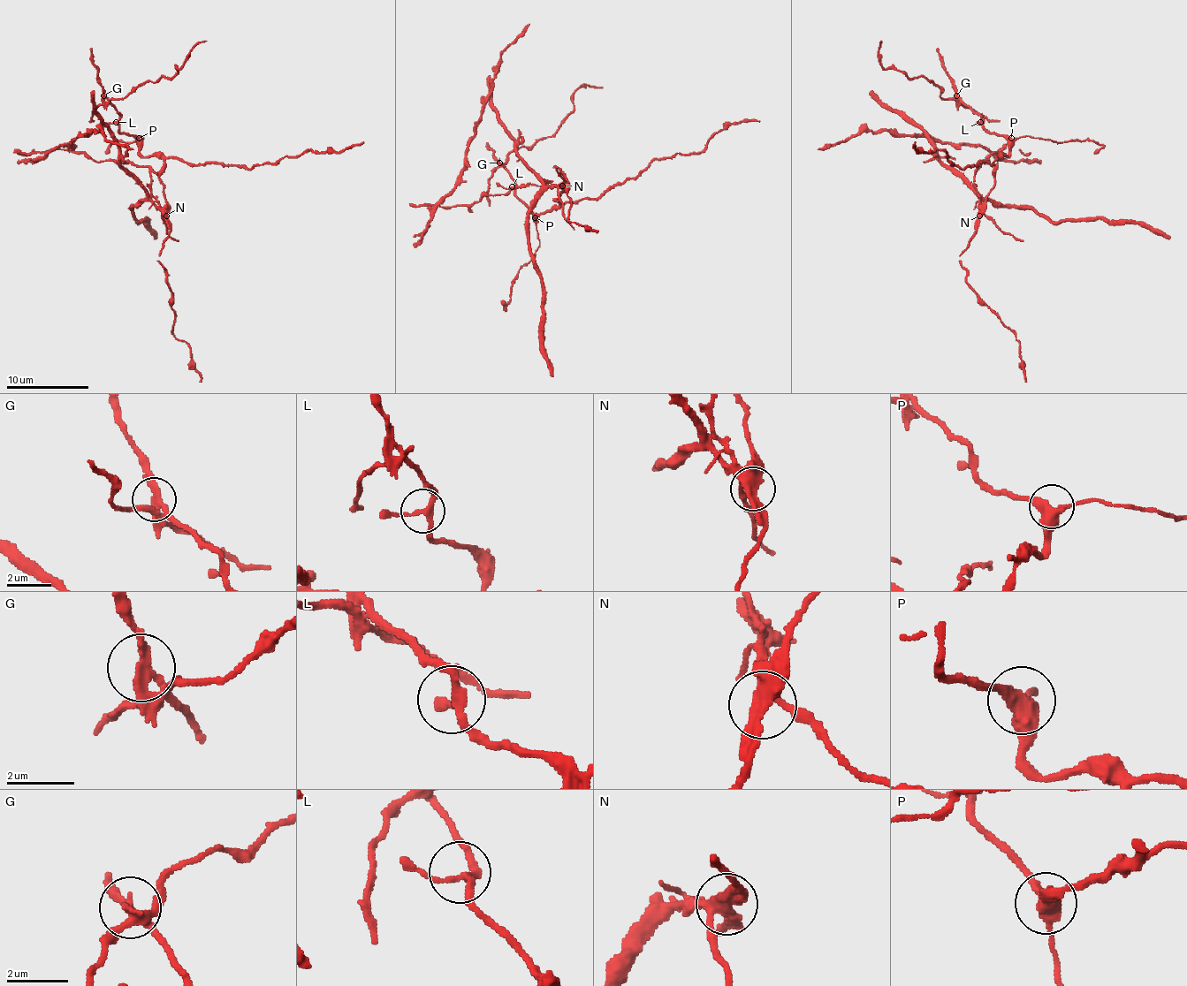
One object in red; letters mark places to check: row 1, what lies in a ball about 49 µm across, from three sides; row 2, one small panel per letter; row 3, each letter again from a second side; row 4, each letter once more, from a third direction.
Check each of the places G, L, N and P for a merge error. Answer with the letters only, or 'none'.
G, N

